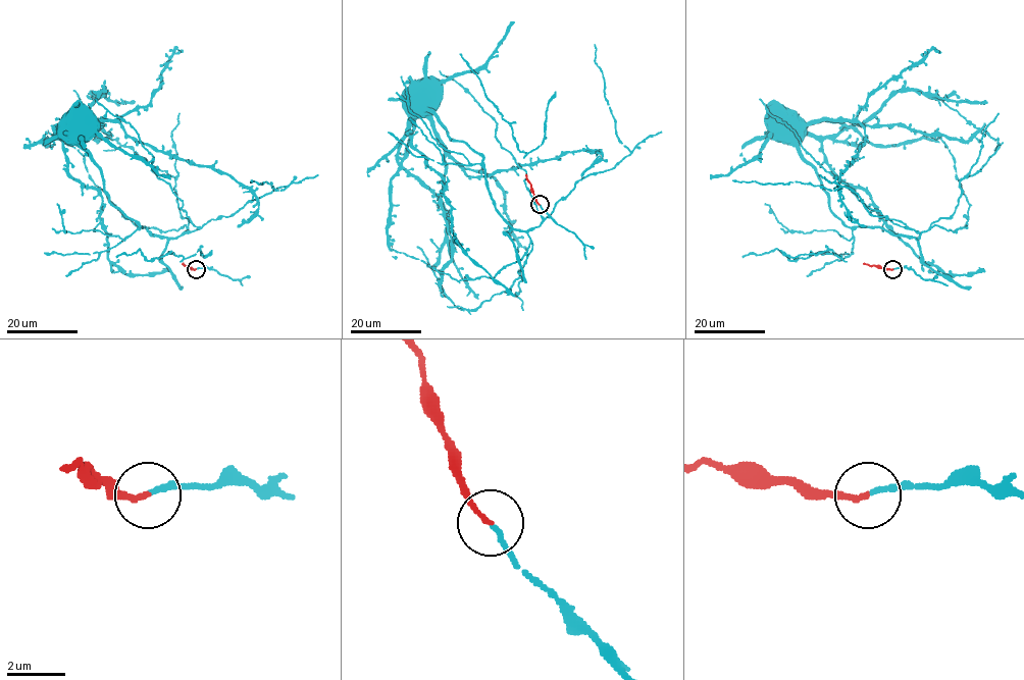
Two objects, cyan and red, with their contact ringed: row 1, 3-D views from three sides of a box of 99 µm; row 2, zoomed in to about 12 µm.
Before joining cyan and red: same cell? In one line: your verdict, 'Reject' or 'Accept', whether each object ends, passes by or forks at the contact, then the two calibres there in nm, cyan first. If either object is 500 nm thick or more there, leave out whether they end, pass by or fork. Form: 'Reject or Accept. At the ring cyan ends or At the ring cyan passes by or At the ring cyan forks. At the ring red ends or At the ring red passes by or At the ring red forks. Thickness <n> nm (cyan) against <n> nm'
Accept. At the ring cyan ends. At the ring red ends. Thickness 160 nm (cyan) against 160 nm

